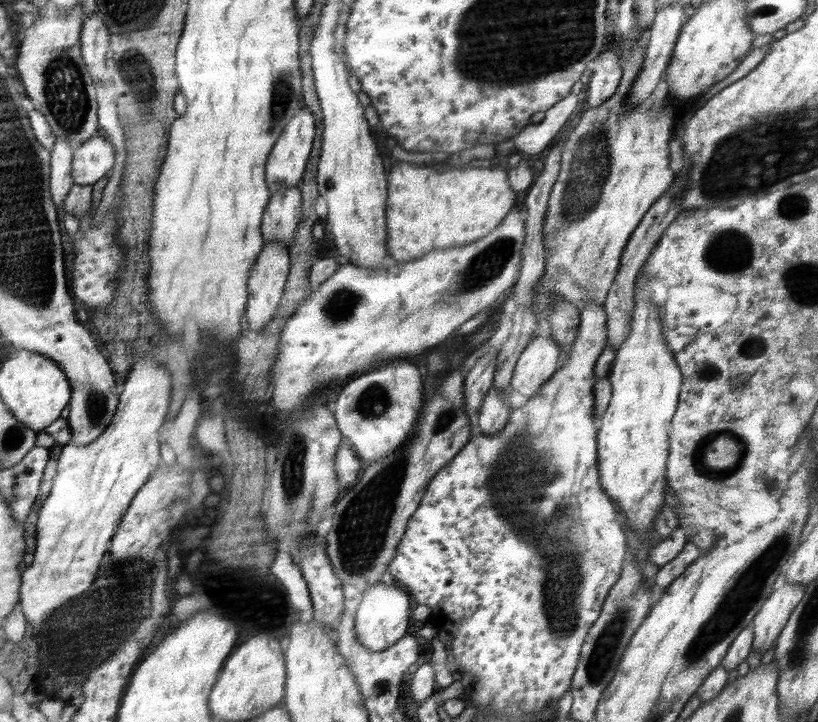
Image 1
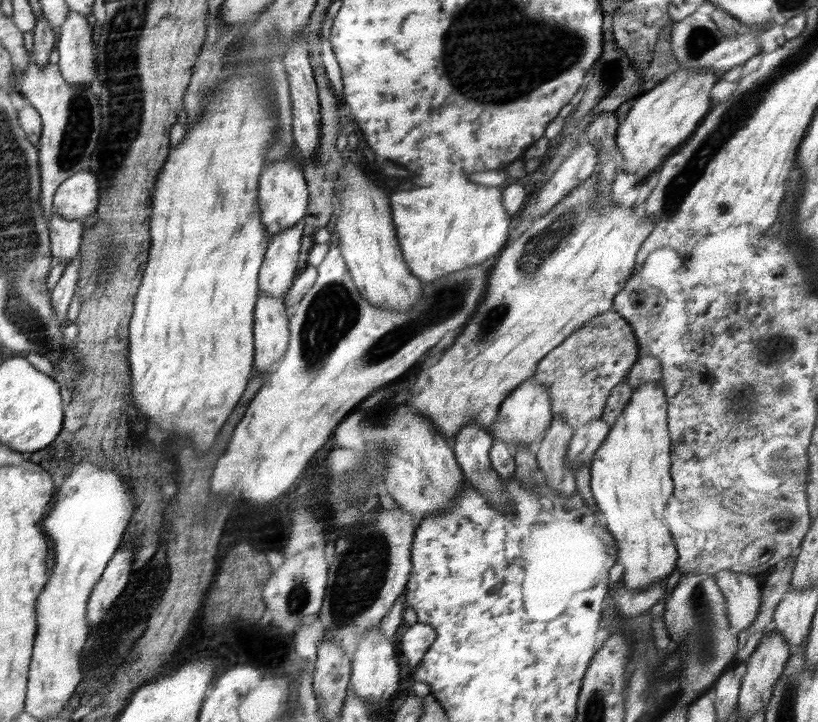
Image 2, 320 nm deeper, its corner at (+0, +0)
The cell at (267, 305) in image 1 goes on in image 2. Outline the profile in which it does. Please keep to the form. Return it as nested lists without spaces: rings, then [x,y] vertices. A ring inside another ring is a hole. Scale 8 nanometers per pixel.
[[[260,295],[260,306],[256,306],[256,372],[273,370],[285,356],[291,336],[290,313],[282,296]]]

